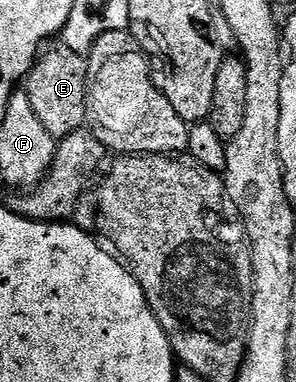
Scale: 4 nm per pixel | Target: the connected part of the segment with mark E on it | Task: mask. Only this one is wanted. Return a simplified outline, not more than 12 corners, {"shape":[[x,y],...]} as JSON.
{"shape":[[41,51],[26,77],[30,106],[52,136],[85,127],[85,57]]}

